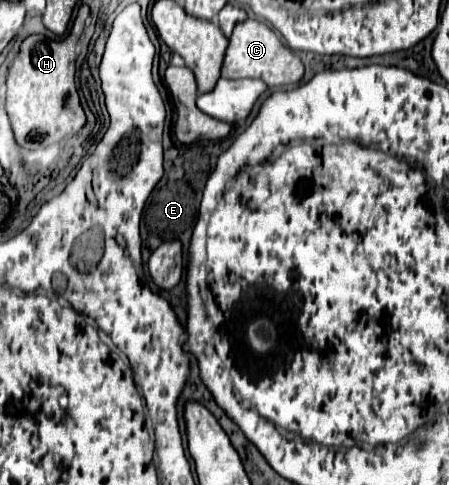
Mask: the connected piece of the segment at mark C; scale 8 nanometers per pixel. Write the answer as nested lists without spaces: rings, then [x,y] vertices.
[[[246,19],[244,23],[238,23],[238,27],[234,27],[222,65],[224,79],[262,79],[268,87],[286,87],[300,83],[302,75],[304,65],[300,57],[290,51],[268,25],[256,19]]]

